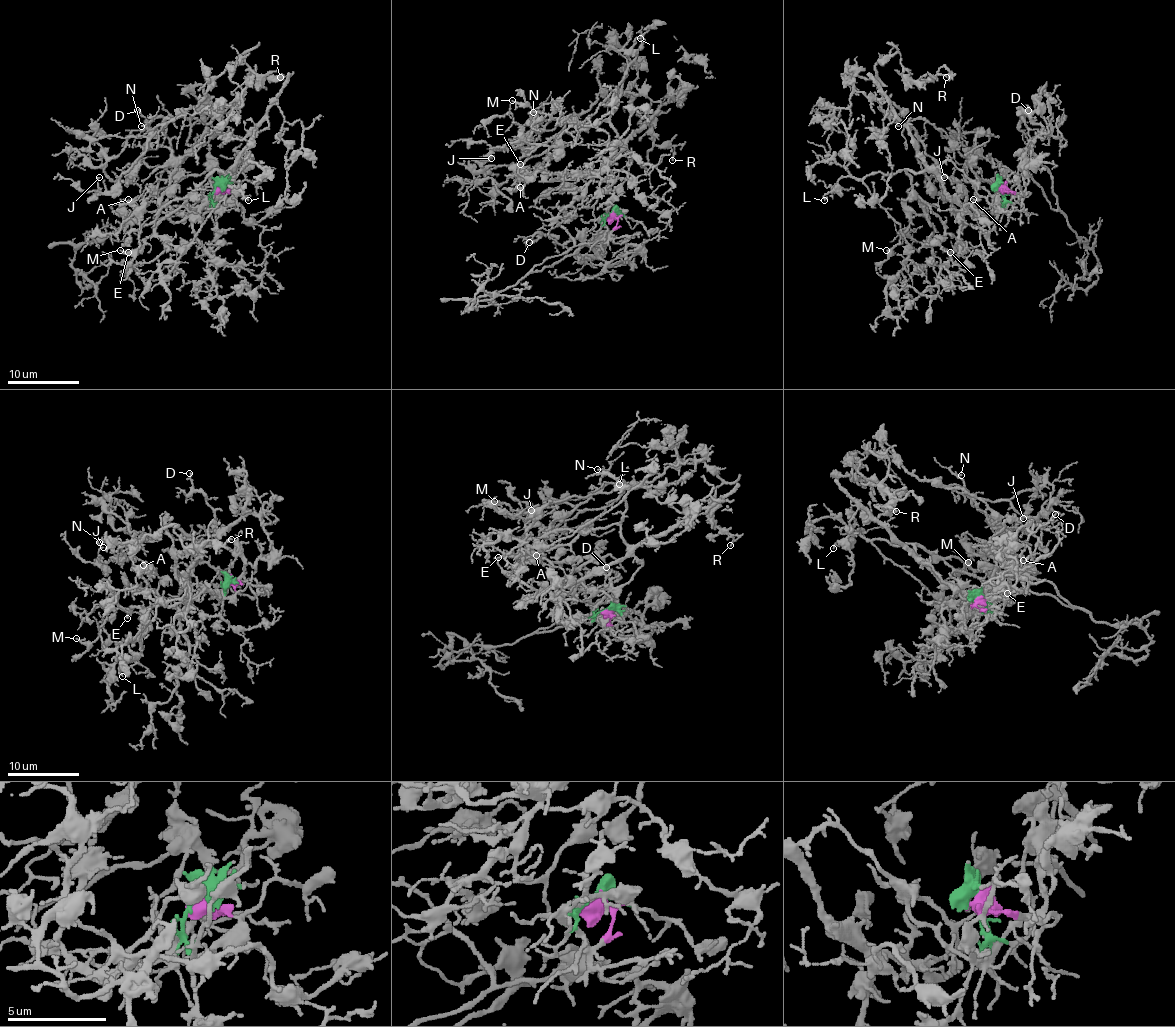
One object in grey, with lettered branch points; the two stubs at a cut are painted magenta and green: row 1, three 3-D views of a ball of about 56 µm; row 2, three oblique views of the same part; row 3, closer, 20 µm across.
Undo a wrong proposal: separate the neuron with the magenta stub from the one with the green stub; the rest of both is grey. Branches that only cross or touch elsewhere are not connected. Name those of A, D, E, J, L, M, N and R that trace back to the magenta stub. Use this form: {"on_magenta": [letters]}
{"on_magenta": ["D"]}

